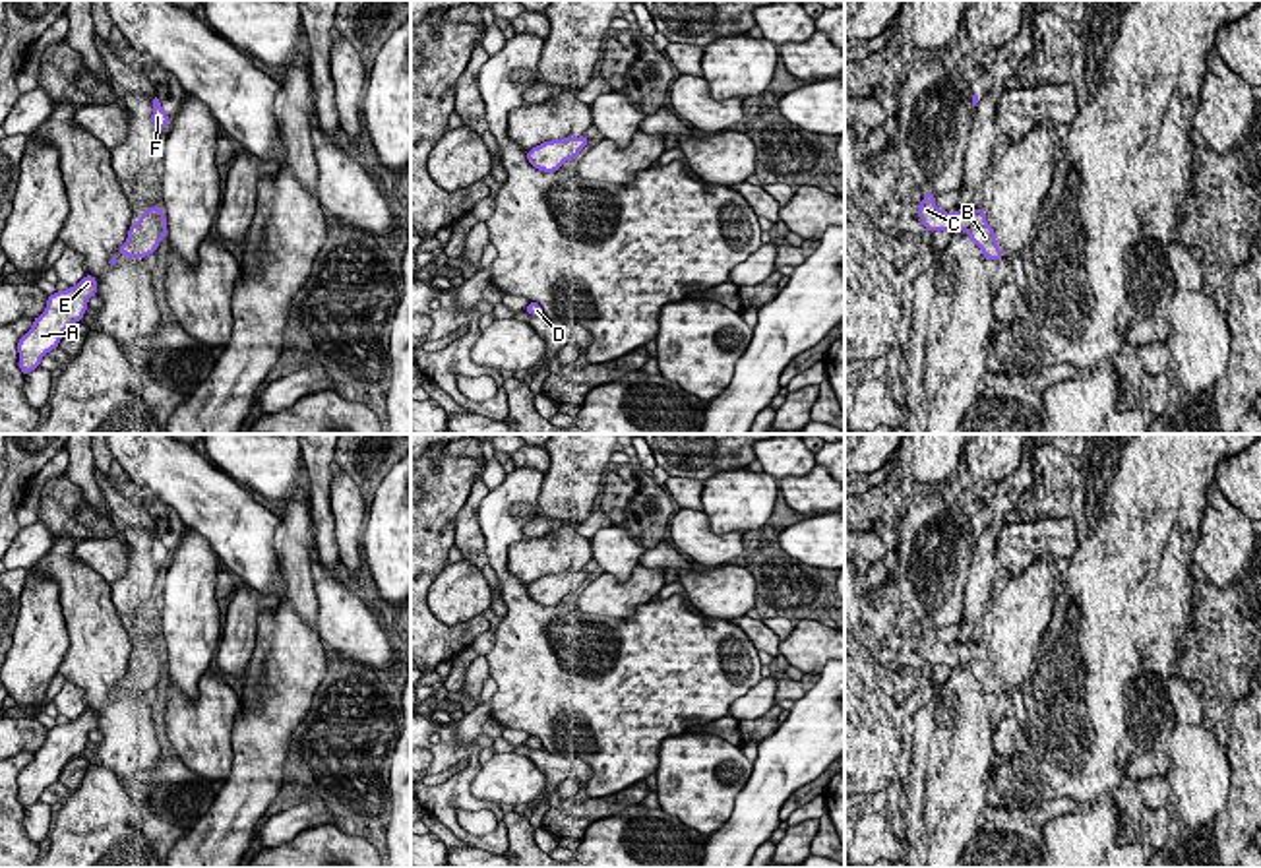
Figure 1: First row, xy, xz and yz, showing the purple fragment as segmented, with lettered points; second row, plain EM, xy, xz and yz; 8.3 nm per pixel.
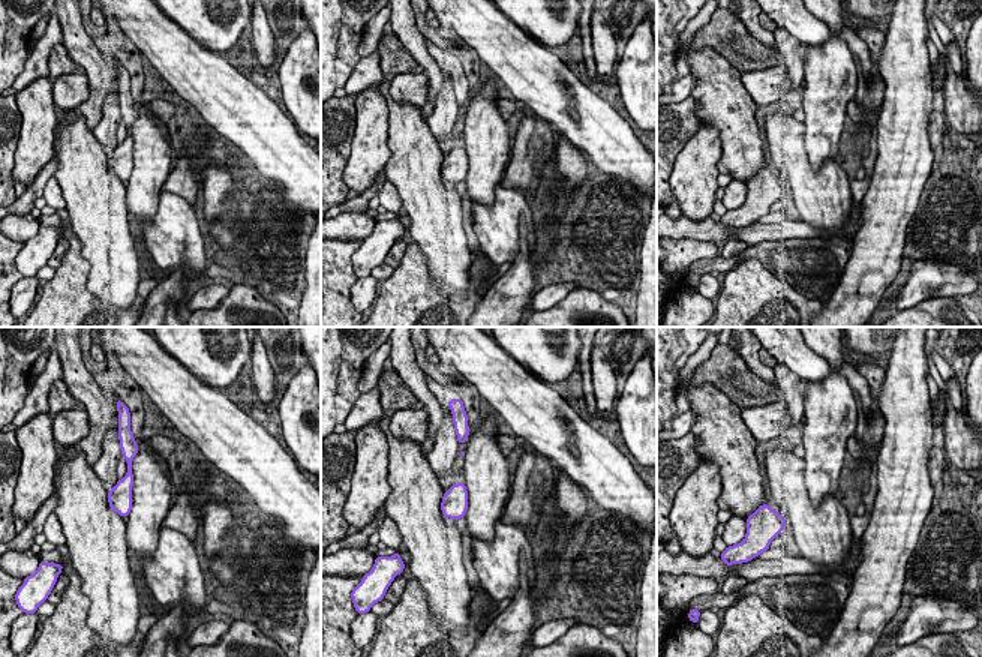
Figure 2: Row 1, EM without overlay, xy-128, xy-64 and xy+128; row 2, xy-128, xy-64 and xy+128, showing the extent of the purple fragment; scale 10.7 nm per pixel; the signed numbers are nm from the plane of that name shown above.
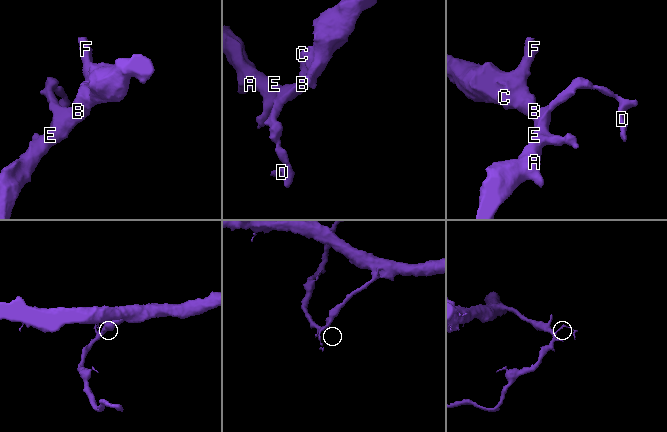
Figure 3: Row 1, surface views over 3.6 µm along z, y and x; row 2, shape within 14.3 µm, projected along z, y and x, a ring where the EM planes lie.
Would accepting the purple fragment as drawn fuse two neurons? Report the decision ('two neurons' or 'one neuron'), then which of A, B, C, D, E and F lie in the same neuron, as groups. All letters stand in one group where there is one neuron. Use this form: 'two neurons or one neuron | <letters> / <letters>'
one neuron | A B C D E F

